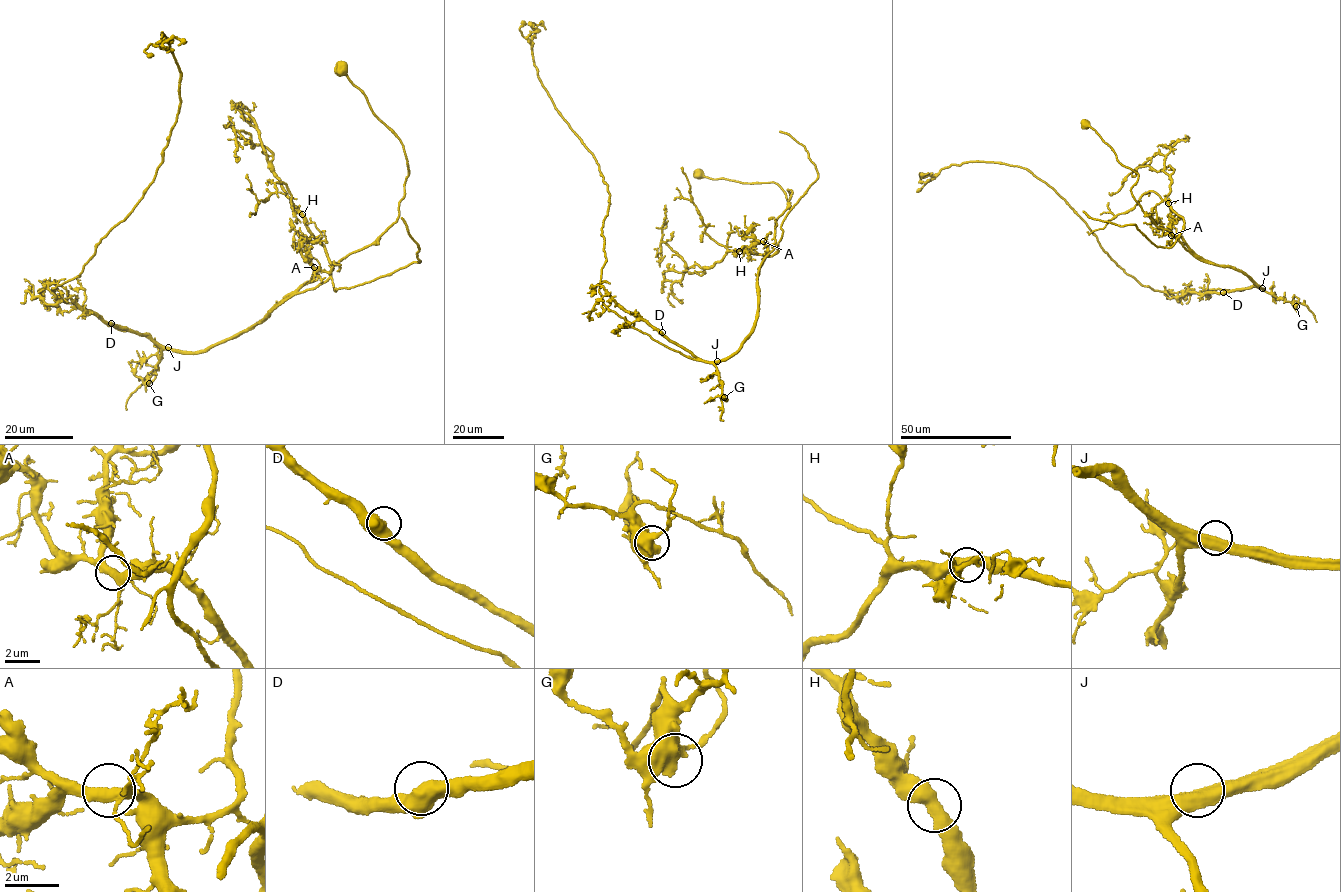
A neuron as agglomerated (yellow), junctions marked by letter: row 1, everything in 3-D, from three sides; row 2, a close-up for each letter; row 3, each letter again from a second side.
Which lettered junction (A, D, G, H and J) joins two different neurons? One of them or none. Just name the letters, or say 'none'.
J

